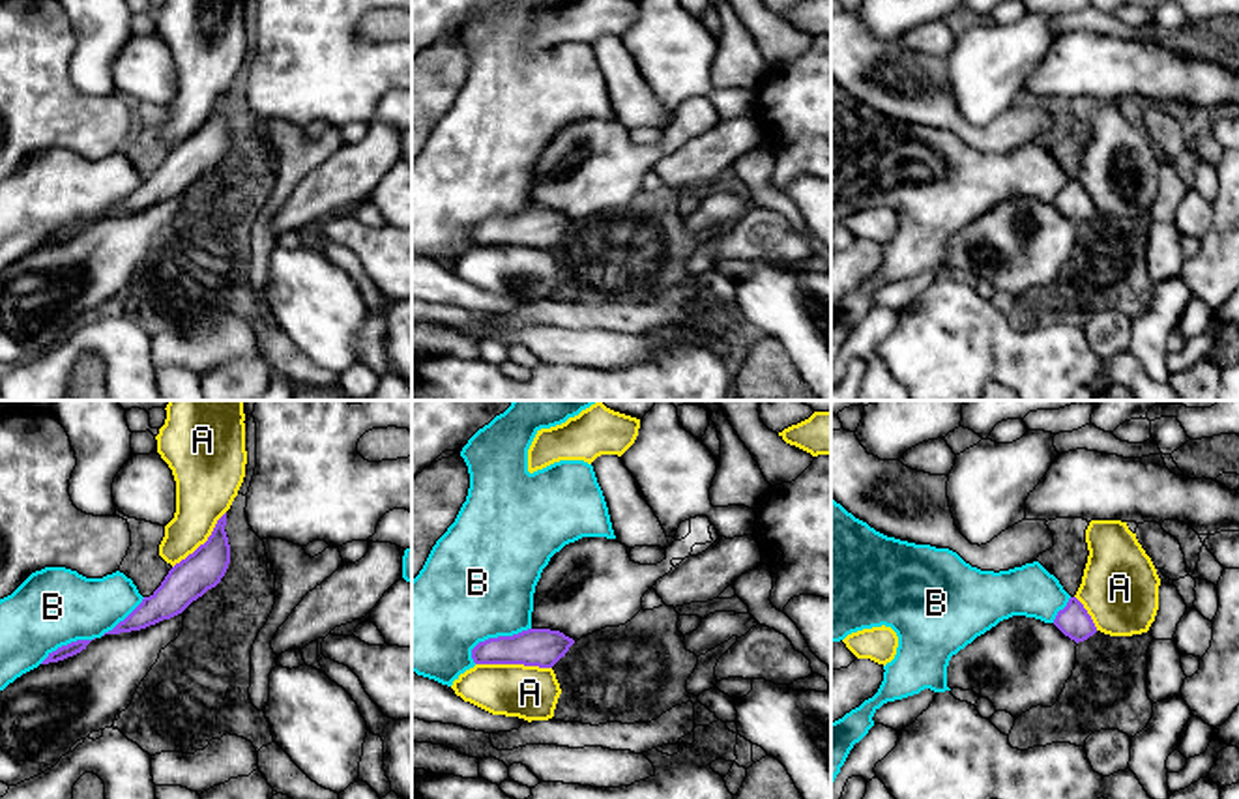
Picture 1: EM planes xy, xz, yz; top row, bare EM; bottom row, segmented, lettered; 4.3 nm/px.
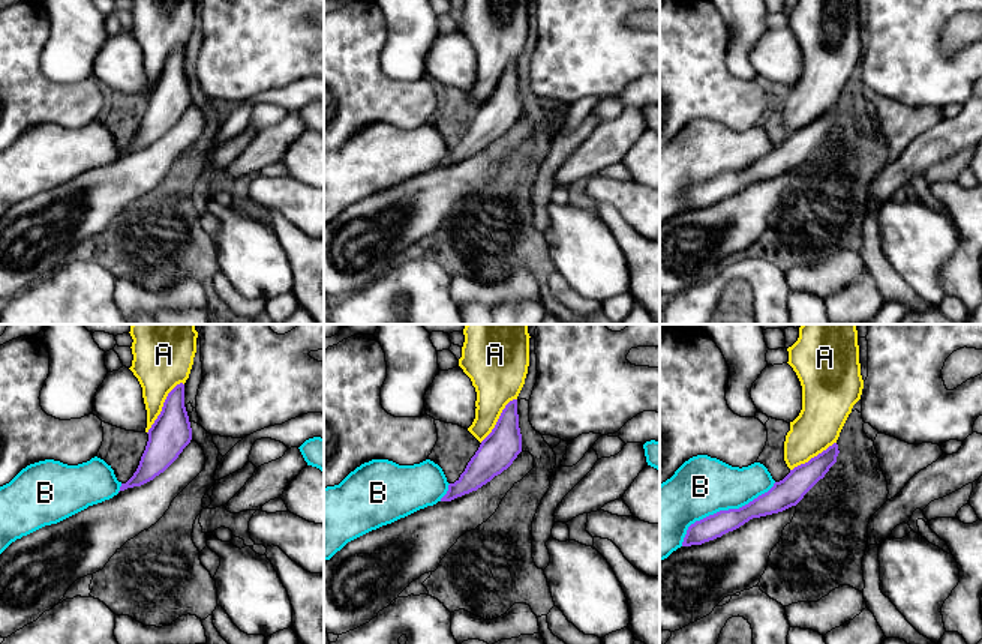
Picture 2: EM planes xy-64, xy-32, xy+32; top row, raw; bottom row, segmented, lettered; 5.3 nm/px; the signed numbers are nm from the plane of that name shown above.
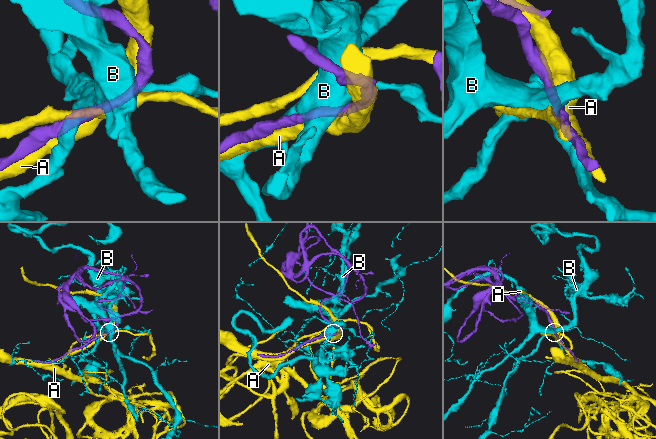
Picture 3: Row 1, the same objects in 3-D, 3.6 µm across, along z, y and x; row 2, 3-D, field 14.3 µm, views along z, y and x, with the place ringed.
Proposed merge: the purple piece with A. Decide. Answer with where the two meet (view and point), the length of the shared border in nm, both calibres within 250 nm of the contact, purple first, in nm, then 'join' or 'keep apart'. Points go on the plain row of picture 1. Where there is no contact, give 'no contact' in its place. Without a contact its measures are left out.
xz (513, 244) | 320 nm | 170/240 nm | join

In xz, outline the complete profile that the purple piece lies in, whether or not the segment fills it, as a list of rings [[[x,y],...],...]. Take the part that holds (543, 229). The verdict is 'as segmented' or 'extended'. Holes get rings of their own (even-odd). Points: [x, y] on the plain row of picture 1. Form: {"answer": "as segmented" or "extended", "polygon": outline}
{"answer": "extended", "polygon": [[[550,210],[488,219],[472,230],[475,247],[460,254],[451,269],[492,296],[548,301],[561,275],[552,247],[573,225],[573,219]]]}

